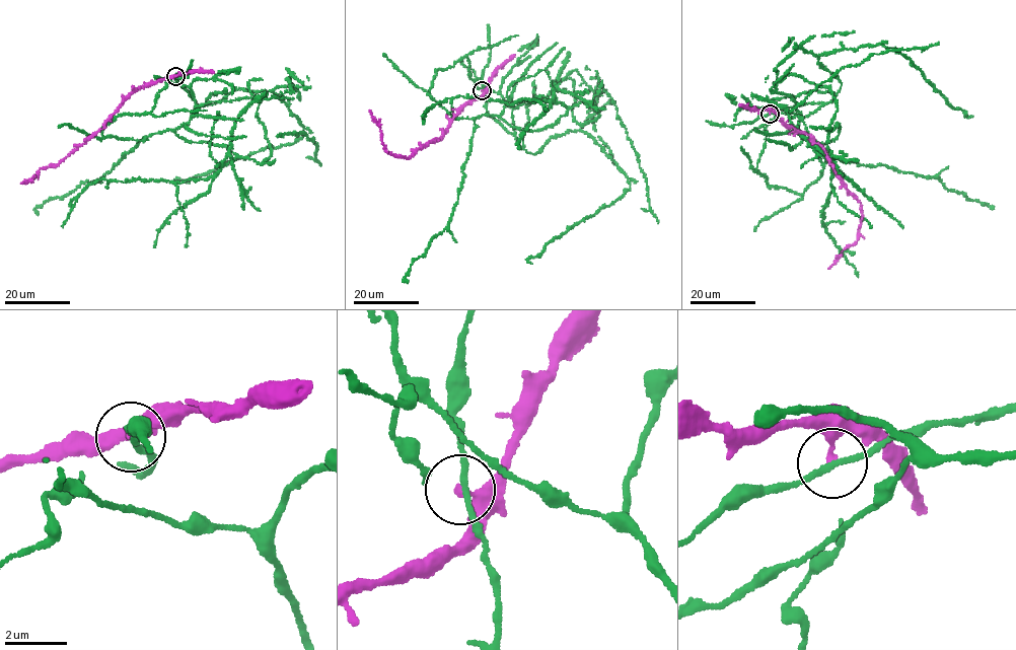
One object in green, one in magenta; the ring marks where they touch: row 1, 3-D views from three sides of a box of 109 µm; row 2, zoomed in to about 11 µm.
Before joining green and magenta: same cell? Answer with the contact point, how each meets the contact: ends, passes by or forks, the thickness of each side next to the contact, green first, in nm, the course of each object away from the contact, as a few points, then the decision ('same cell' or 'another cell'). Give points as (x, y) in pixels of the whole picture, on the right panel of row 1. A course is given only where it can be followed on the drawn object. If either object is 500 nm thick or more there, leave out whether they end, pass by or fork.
(770, 114) | green passes by | magenta ends | 180/200 nm | green via (770, 113), (823, 103), (798, 131), (824, 144), (841, 126), (826, 147), (833, 189), (821, 225), (858, 277) | magenta via (769, 114), (773, 111), (785, 124), (819, 143), (861, 205), (857, 239), (828, 268) | same cell

